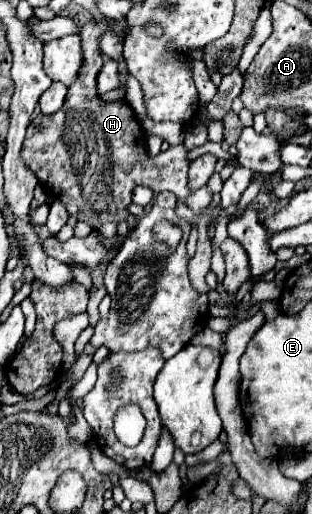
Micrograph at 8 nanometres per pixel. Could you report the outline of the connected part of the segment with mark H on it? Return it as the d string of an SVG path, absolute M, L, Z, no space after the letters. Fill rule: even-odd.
M112 19L106 21L88 21L82 25L82 49L86 67L82 67L82 75L78 75L78 83L68 87L66 103L62 111L56 115L36 115L26 131L24 147L20 157L38 177L46 191L52 193L54 199L64 203L70 215L78 221L84 221L98 229L102 223L112 221L118 223L122 219L130 219L126 207L132 203L130 195L136 185L150 187L154 192L170 191L177 197L175 212L178 217L186 219L198 229L198 245L196 255L188 264L188 275L192 286L198 293L207 294L208 287L205 276L210 271L212 247L206 235L208 221L212 211L220 205L220 195L212 197L212 203L200 213L194 215L185 204L185 199L191 194L188 185L188 170L190 162L184 145L170 147L159 153L159 159L148 155L146 147L146 131L142 129L136 113L126 101L102 101L96 93L96 77L98 69L102 69L102 51L100 37L110 27ZM161 156L164 158L162 159Z

